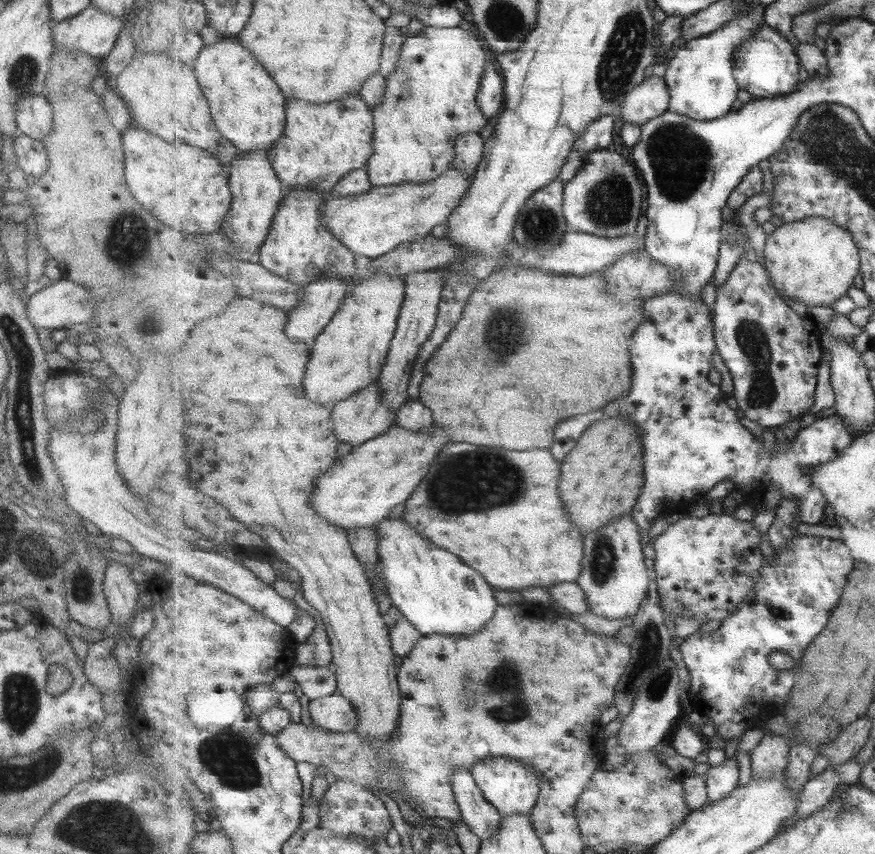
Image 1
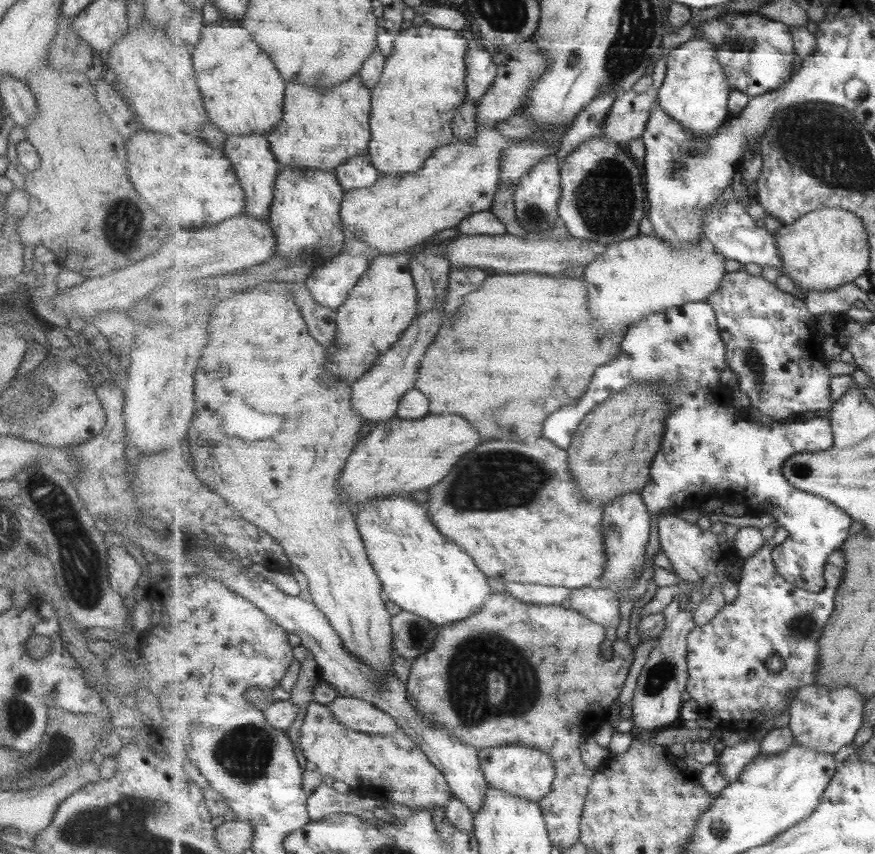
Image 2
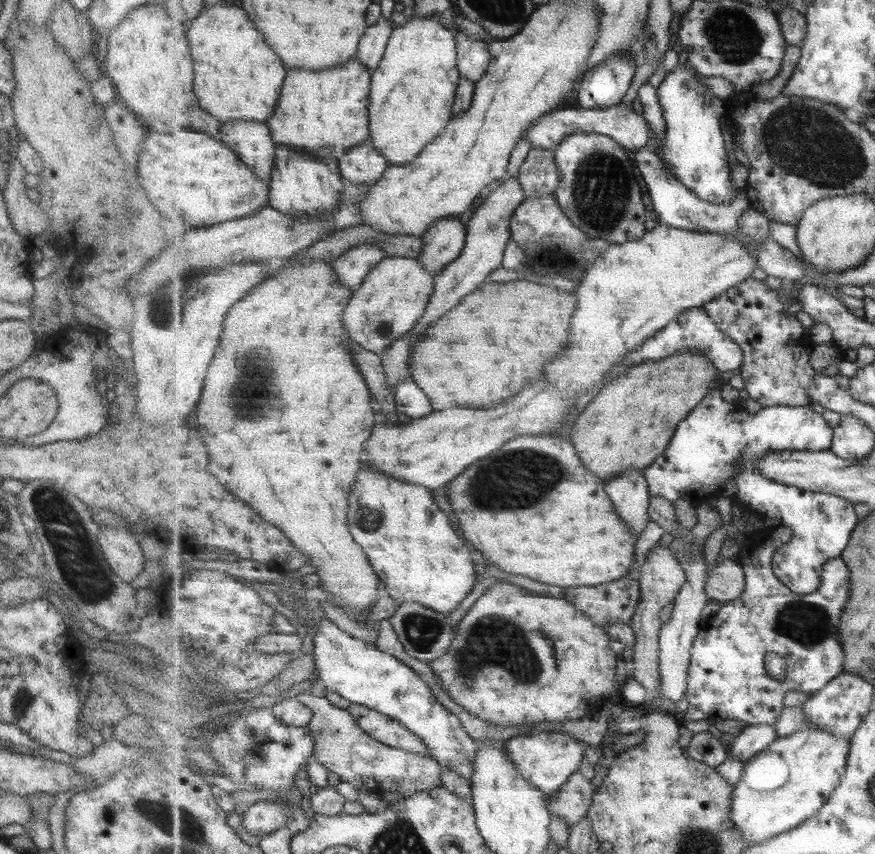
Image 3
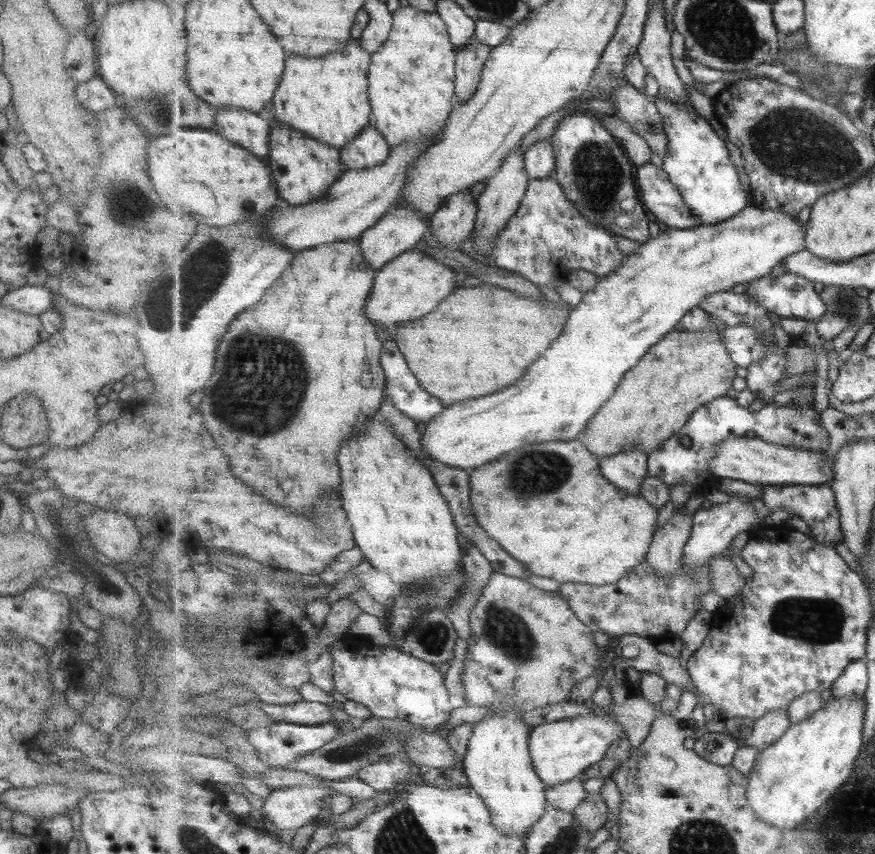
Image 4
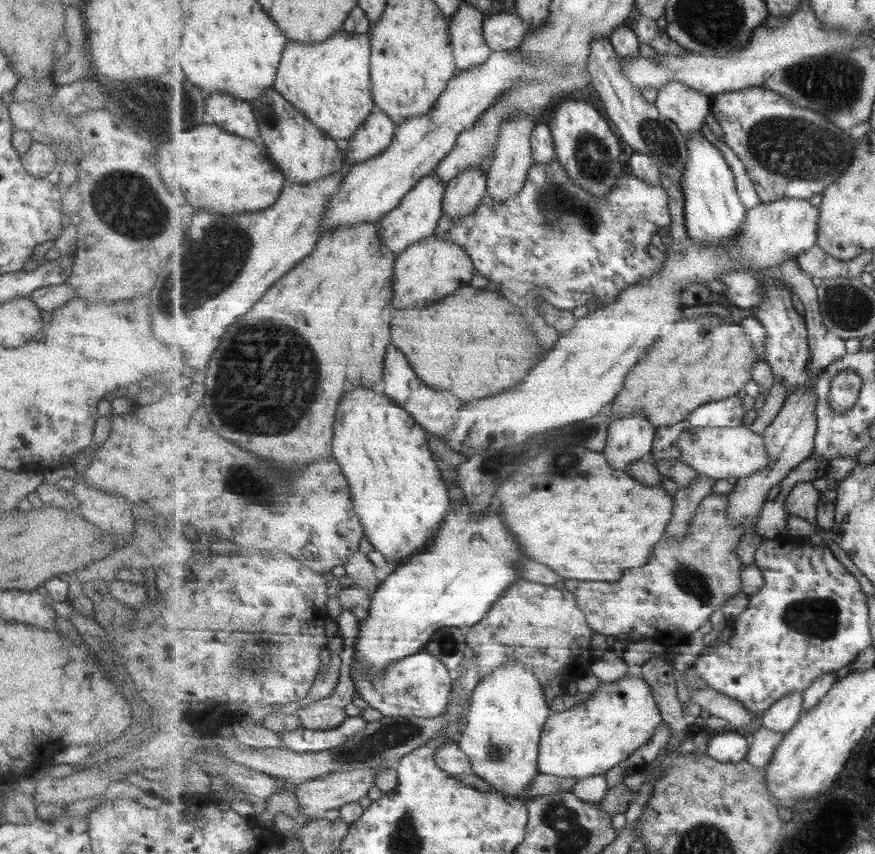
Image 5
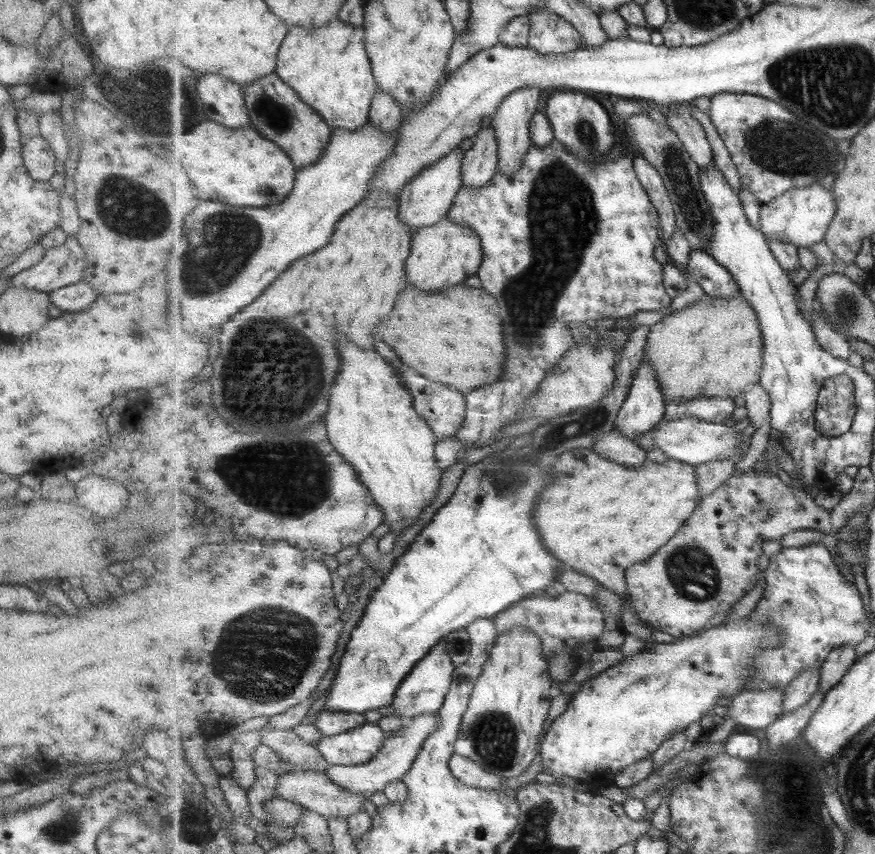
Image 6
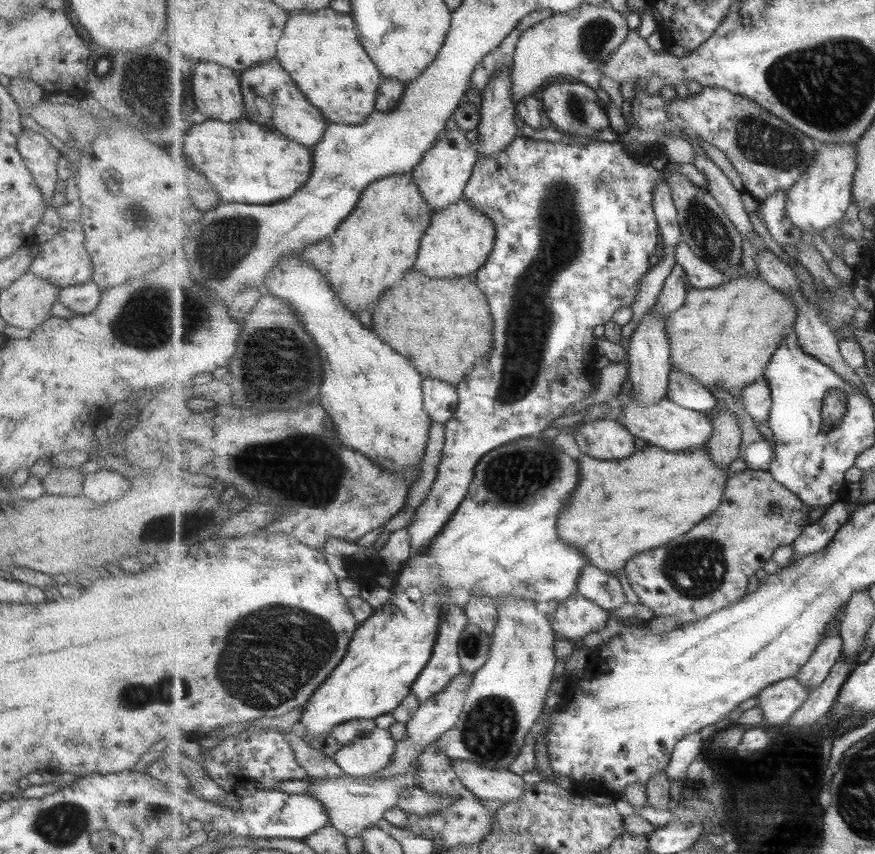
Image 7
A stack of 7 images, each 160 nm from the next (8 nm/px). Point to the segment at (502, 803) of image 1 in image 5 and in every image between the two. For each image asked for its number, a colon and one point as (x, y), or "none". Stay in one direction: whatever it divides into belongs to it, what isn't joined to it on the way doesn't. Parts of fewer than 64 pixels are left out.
2: (526, 771)
3: (546, 760)
4: (561, 750)
5: (619, 717)

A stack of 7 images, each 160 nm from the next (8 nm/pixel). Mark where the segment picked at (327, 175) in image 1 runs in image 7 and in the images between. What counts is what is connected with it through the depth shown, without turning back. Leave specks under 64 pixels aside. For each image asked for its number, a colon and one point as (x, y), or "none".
2: (322, 129)
3: (327, 113)
4: (328, 98)
5: (330, 83)
6: (329, 68)
7: (321, 51)

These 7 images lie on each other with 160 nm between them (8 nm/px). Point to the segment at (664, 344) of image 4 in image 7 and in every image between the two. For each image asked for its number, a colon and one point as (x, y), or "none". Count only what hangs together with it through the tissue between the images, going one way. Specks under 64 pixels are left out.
5: (697, 361)
6: (714, 347)
7: (726, 336)

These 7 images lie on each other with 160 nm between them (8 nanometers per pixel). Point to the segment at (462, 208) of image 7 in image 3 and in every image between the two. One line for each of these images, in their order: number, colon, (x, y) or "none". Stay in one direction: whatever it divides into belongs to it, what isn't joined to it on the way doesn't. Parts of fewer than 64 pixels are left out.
3: (393, 297)
4: (411, 286)
5: (427, 271)
6: (444, 255)

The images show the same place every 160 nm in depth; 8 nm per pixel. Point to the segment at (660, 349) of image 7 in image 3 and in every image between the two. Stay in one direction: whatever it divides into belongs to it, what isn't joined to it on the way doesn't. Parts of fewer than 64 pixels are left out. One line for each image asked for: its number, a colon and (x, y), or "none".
3: (630, 492)
4: (627, 470)
5: (630, 439)
6: (645, 408)

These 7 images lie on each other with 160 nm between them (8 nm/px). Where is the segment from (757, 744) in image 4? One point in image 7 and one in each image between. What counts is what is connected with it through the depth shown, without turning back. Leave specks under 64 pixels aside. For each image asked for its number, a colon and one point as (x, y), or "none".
5: (783, 715)
6: (800, 691)
7: (818, 667)

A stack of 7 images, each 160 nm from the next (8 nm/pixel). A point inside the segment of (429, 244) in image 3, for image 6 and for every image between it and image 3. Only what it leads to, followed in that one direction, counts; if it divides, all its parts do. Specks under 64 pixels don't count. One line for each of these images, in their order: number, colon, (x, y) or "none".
4: (454, 223)
5: (463, 196)
6: (480, 164)

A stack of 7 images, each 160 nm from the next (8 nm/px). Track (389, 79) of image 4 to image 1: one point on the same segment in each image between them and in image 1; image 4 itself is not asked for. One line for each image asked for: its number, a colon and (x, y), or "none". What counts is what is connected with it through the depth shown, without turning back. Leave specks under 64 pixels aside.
1: (428, 106)
2: (423, 87)
3: (414, 90)

